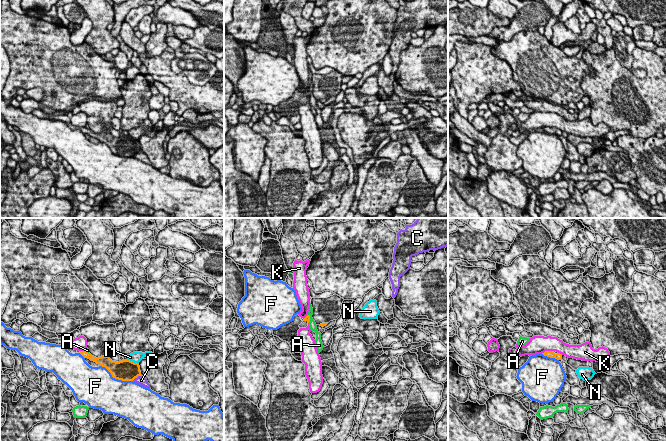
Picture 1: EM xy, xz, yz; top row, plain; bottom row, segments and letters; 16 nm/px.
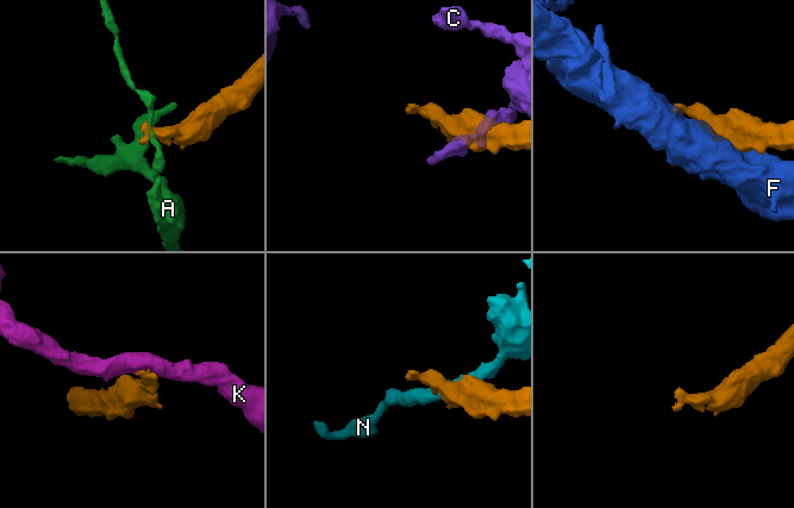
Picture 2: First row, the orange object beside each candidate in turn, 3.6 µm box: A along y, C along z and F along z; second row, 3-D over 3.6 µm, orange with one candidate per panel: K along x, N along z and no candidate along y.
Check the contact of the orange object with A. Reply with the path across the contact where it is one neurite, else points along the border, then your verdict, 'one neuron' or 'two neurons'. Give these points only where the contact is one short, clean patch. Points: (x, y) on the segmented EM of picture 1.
along xz (309, 314), (308, 322) | two neurons

